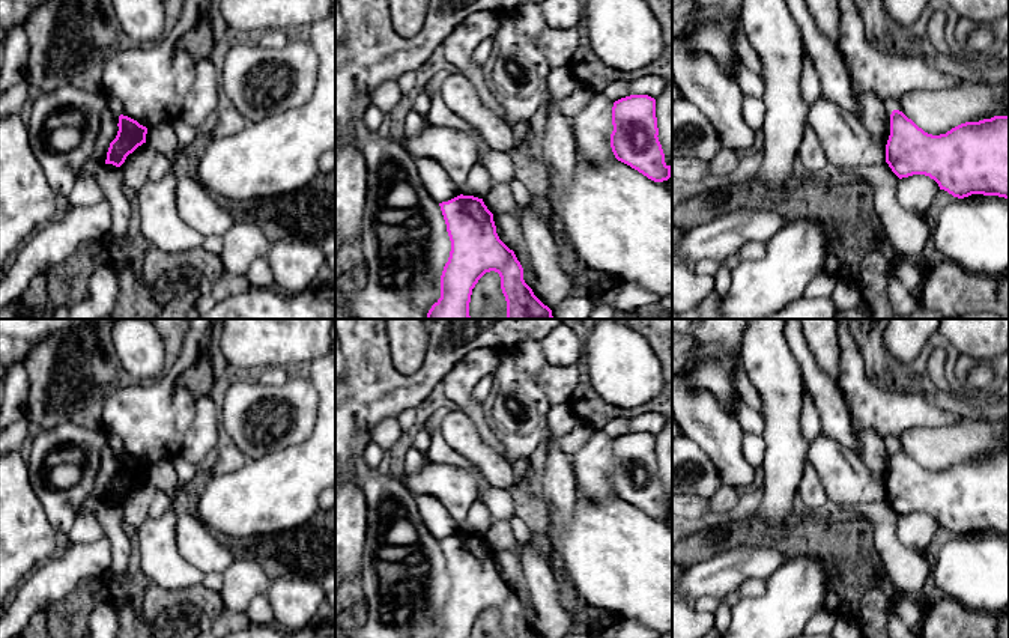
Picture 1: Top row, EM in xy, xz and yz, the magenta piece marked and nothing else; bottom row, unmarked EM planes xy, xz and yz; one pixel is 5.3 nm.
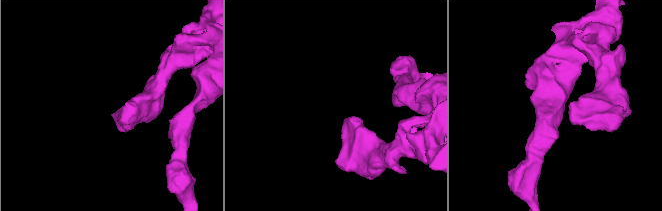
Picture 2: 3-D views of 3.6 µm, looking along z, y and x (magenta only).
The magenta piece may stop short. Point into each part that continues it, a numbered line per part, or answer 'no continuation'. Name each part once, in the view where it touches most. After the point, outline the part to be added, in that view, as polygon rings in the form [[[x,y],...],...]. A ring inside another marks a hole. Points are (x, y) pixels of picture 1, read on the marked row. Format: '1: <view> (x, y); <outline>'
no continuation

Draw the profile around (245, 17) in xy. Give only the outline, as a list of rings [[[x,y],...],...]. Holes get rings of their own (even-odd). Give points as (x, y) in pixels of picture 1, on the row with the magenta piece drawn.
[[[220,0],[221,14],[241,38],[269,29],[305,33],[331,12],[331,0]]]

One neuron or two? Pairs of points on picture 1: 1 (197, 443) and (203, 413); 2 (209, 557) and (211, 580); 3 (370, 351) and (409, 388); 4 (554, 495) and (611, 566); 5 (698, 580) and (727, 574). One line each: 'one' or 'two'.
1: one
2: two
3: one
4: two
5: one

